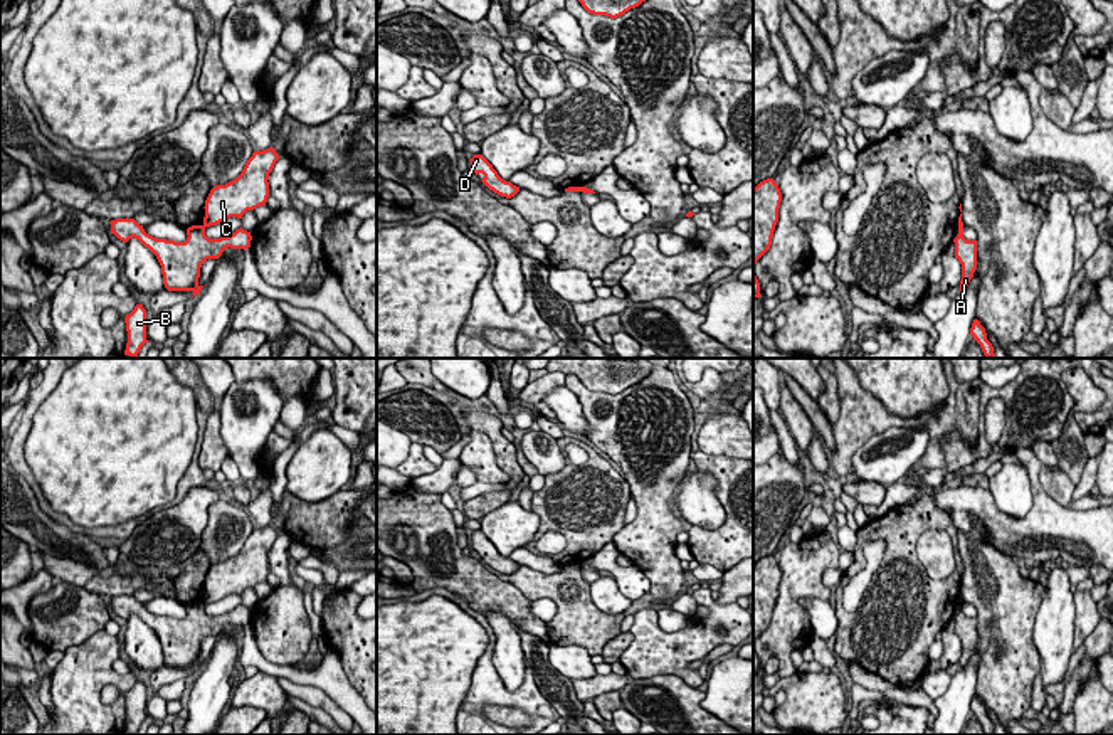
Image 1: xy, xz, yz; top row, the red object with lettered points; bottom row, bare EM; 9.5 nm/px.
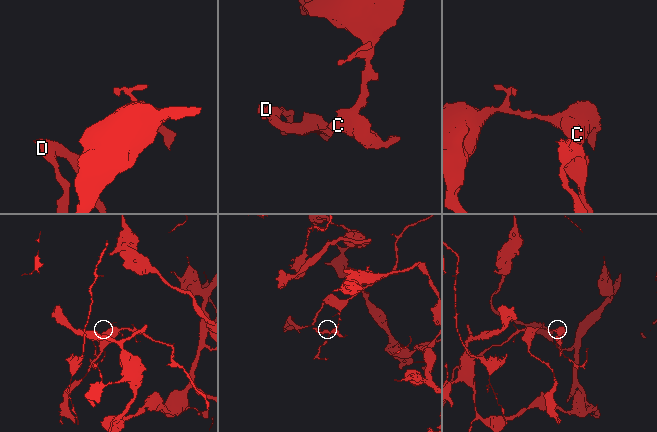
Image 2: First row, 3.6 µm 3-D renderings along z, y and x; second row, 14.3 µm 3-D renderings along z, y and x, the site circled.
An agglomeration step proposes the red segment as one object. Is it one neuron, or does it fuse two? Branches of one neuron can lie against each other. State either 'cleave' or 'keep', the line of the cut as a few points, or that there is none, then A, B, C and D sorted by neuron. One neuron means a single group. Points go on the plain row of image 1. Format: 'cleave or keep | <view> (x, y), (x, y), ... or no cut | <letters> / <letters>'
cleave | xz (579, 564), (582, 567) | A B D / C

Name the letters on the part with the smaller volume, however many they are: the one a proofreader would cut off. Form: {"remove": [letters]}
{"remove": ["A", "B", "D"]}

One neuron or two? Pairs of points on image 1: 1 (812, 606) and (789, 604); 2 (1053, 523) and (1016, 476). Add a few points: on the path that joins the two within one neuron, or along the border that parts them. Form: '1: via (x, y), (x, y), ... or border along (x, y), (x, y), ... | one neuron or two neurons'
1: border along (802, 597), (801, 604), (814, 634) | two neurons
2: border along (1021, 461), (1029, 480), (1031, 508), (1018, 520) | two neurons

